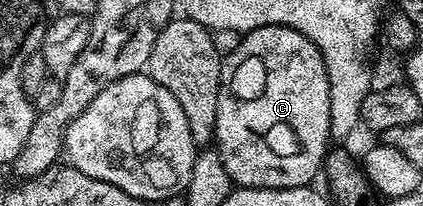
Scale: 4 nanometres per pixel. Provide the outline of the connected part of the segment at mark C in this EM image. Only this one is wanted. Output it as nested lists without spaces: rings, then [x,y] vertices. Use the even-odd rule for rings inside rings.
[[[263,26],[247,31],[244,38],[229,54],[223,55],[220,63],[220,95],[218,96],[218,120],[216,121],[215,149],[220,151],[222,164],[226,164],[226,172],[232,177],[237,187],[245,190],[281,190],[282,188],[298,188],[315,183],[317,174],[321,173],[324,159],[329,153],[328,134],[333,133],[332,117],[330,116],[330,80],[328,69],[322,60],[322,52],[302,32],[289,26]]]

